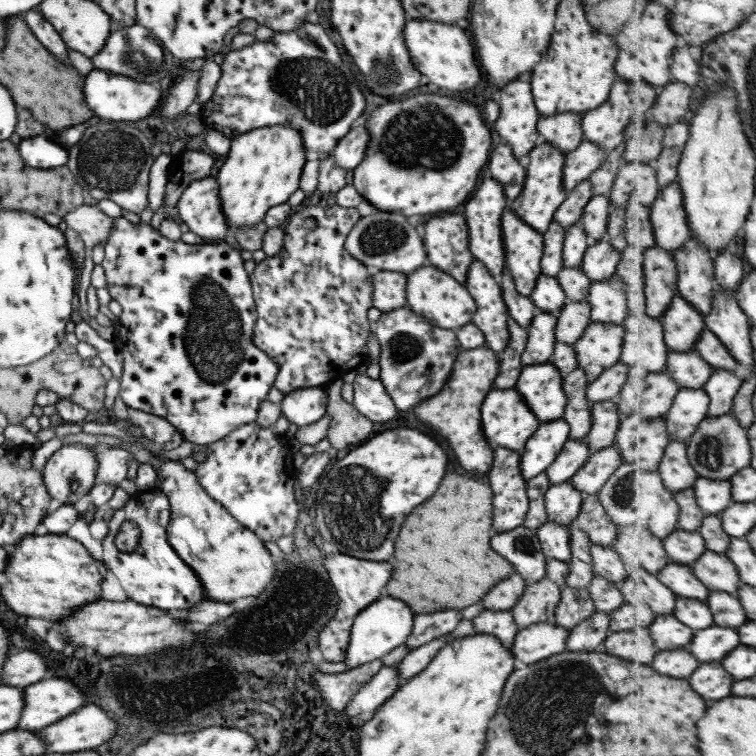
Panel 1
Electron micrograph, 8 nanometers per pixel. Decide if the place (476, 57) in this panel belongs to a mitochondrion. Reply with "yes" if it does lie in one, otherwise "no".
no

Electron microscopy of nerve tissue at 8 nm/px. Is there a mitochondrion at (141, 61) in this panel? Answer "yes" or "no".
yes

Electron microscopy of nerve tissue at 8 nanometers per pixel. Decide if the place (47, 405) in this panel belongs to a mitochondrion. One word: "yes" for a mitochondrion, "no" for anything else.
no

